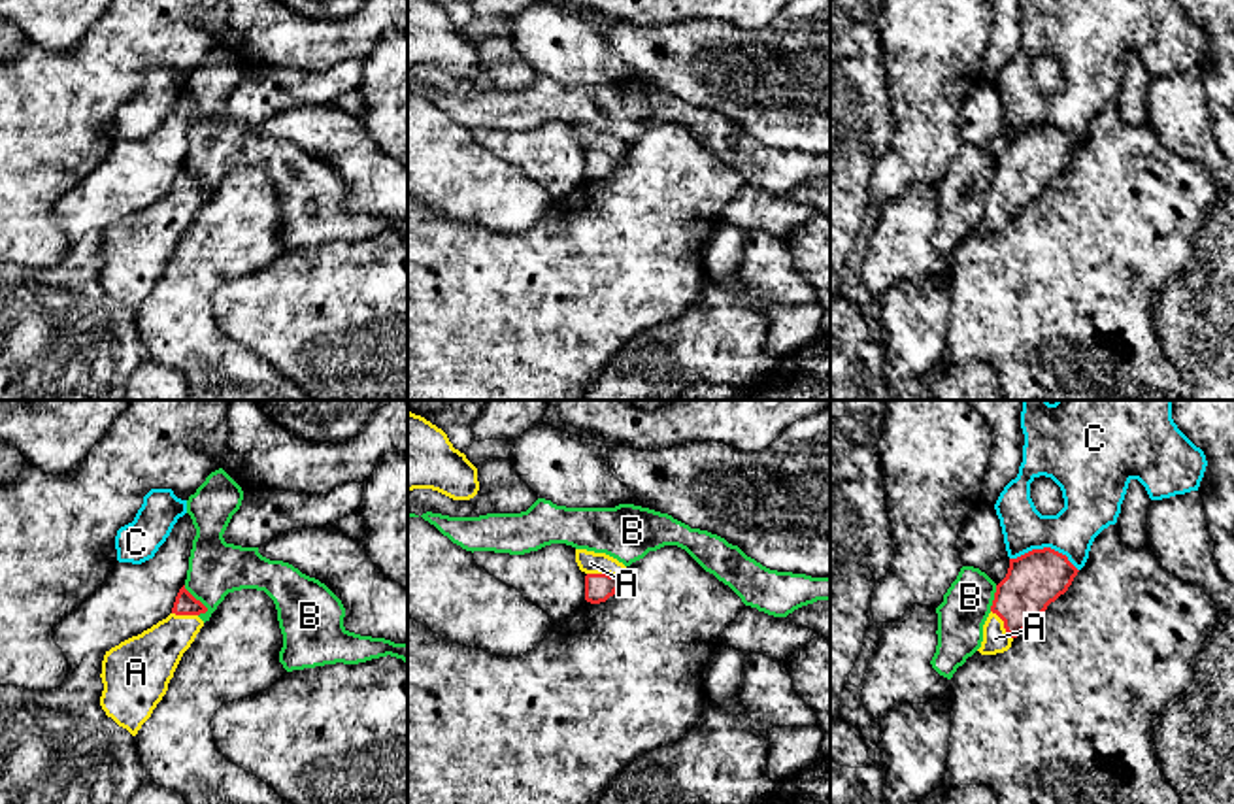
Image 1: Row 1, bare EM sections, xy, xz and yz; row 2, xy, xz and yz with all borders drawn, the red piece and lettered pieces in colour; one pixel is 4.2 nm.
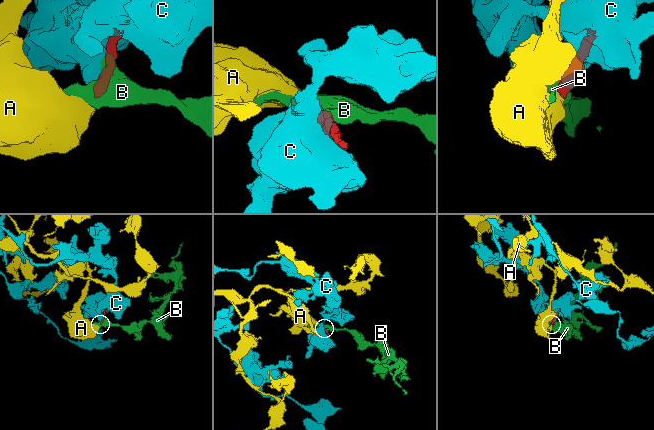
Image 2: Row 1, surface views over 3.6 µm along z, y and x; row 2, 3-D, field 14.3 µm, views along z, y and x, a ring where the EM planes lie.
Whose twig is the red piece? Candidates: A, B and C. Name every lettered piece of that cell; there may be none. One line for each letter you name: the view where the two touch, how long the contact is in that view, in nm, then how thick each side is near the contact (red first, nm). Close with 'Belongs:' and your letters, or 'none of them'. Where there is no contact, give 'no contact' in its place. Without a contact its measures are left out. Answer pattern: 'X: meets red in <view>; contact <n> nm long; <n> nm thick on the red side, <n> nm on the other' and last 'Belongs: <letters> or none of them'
A: meets red in xz; contact 150 nm long; 120 nm thick on the red side, 100 nm on the other
Belongs: A

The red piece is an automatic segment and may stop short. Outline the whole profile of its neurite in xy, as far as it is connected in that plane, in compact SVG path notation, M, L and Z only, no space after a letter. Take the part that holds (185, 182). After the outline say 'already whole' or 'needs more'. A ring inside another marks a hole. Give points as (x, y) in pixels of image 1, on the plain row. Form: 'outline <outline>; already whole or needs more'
outline M183 162L166 196L106 228L100 283L132 313L166 272L183 230L204 204L198 193L206 189Z; needs more

